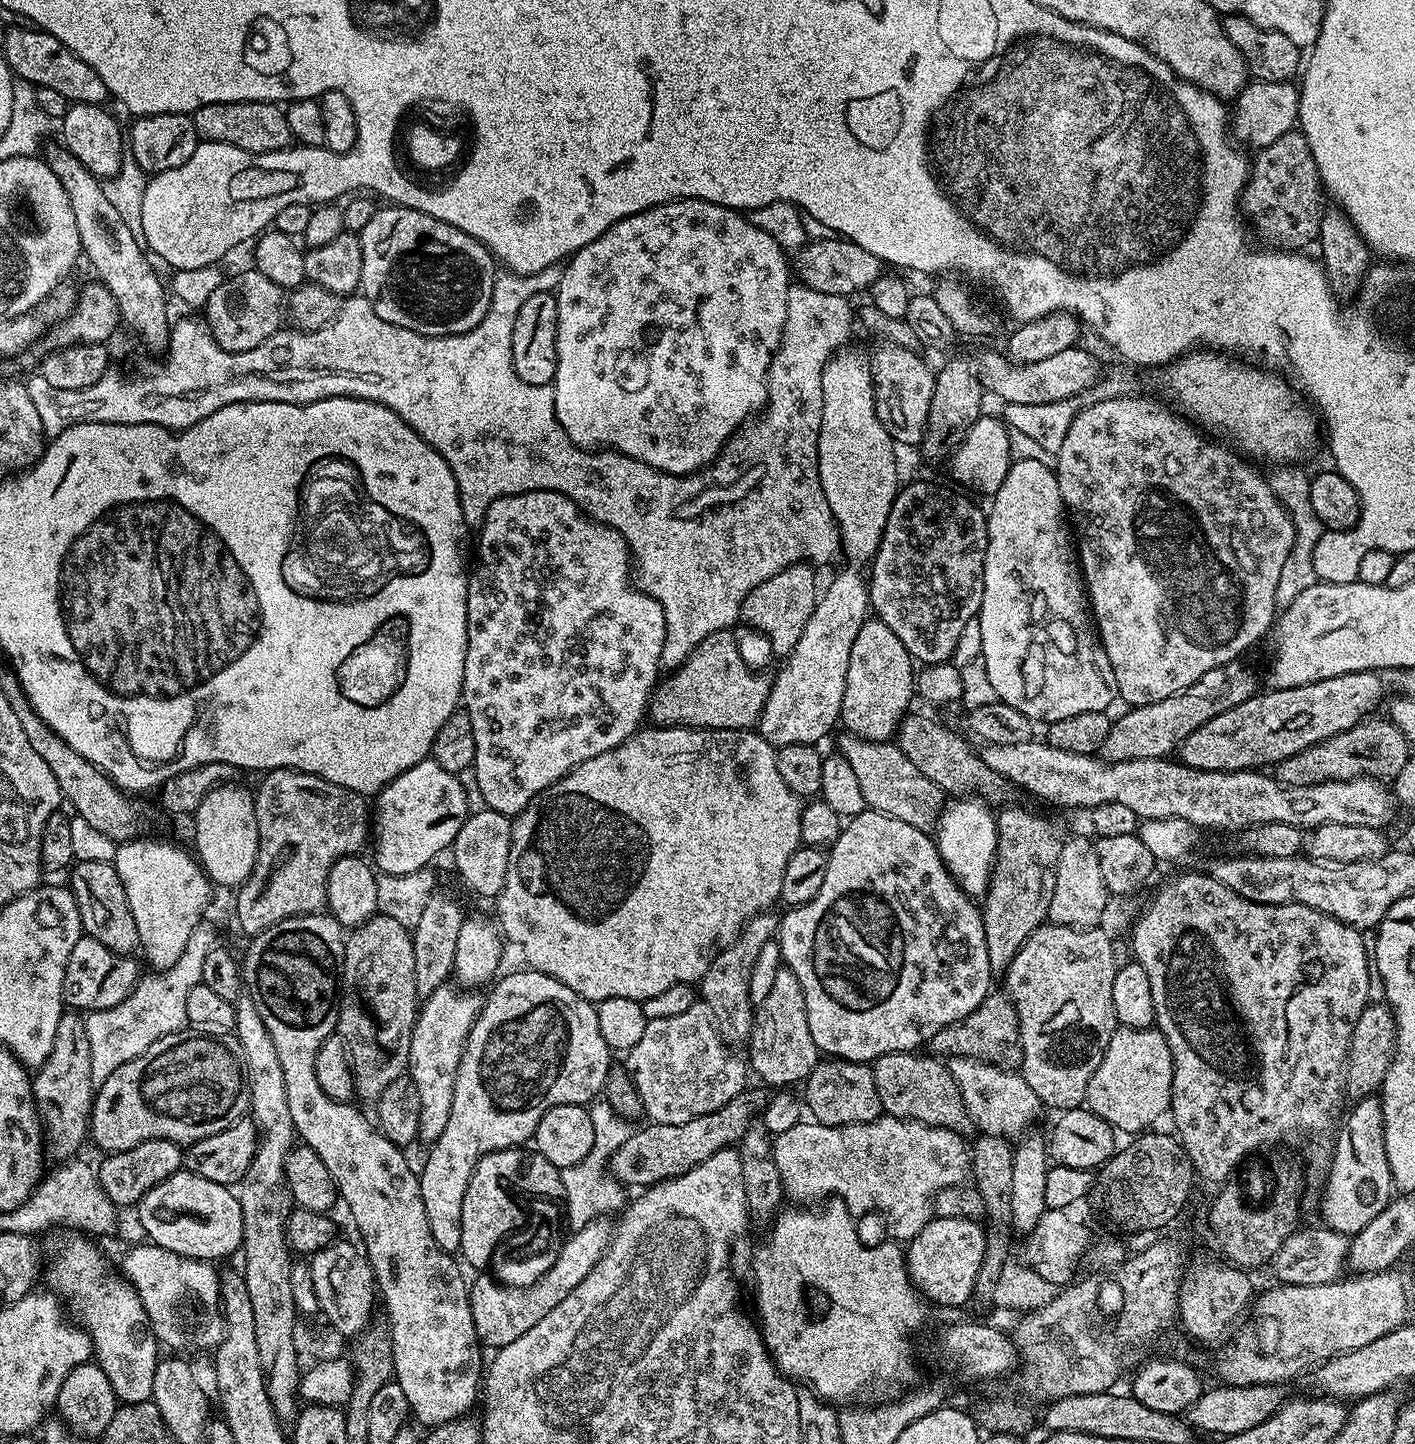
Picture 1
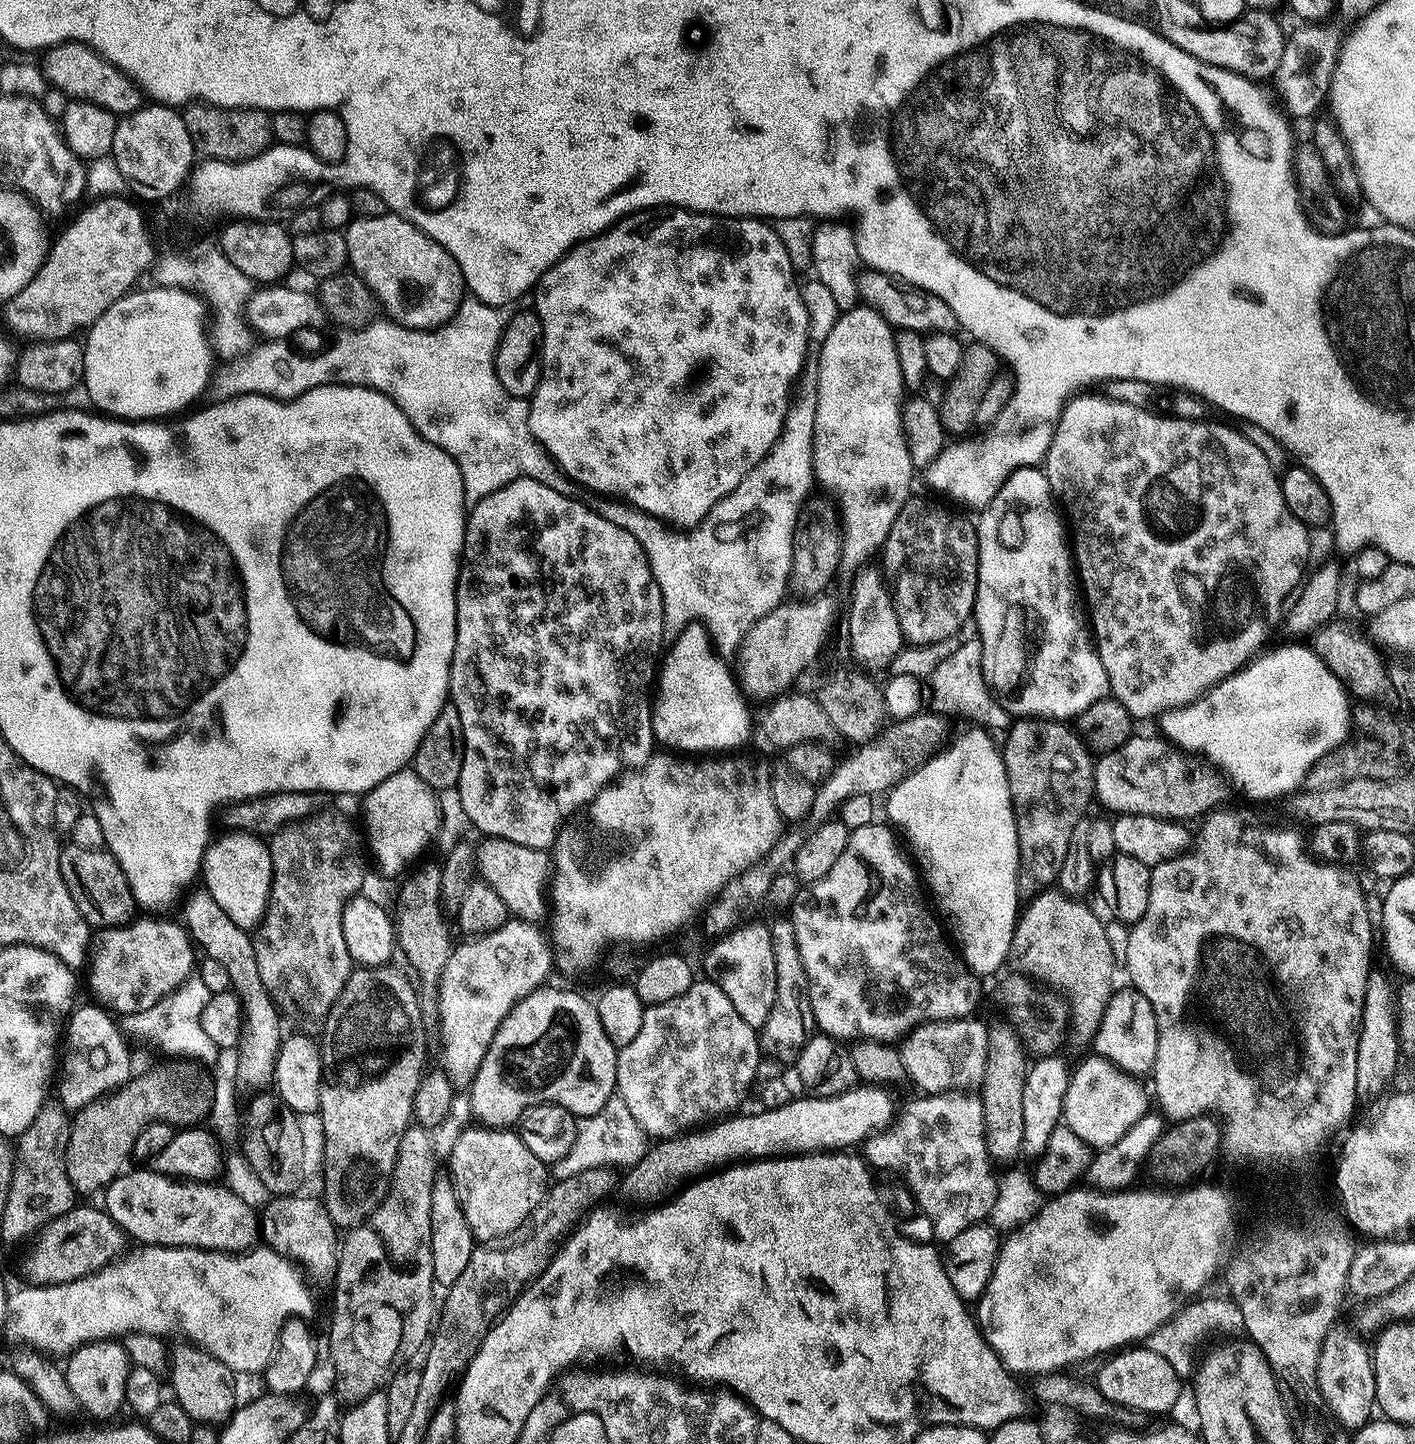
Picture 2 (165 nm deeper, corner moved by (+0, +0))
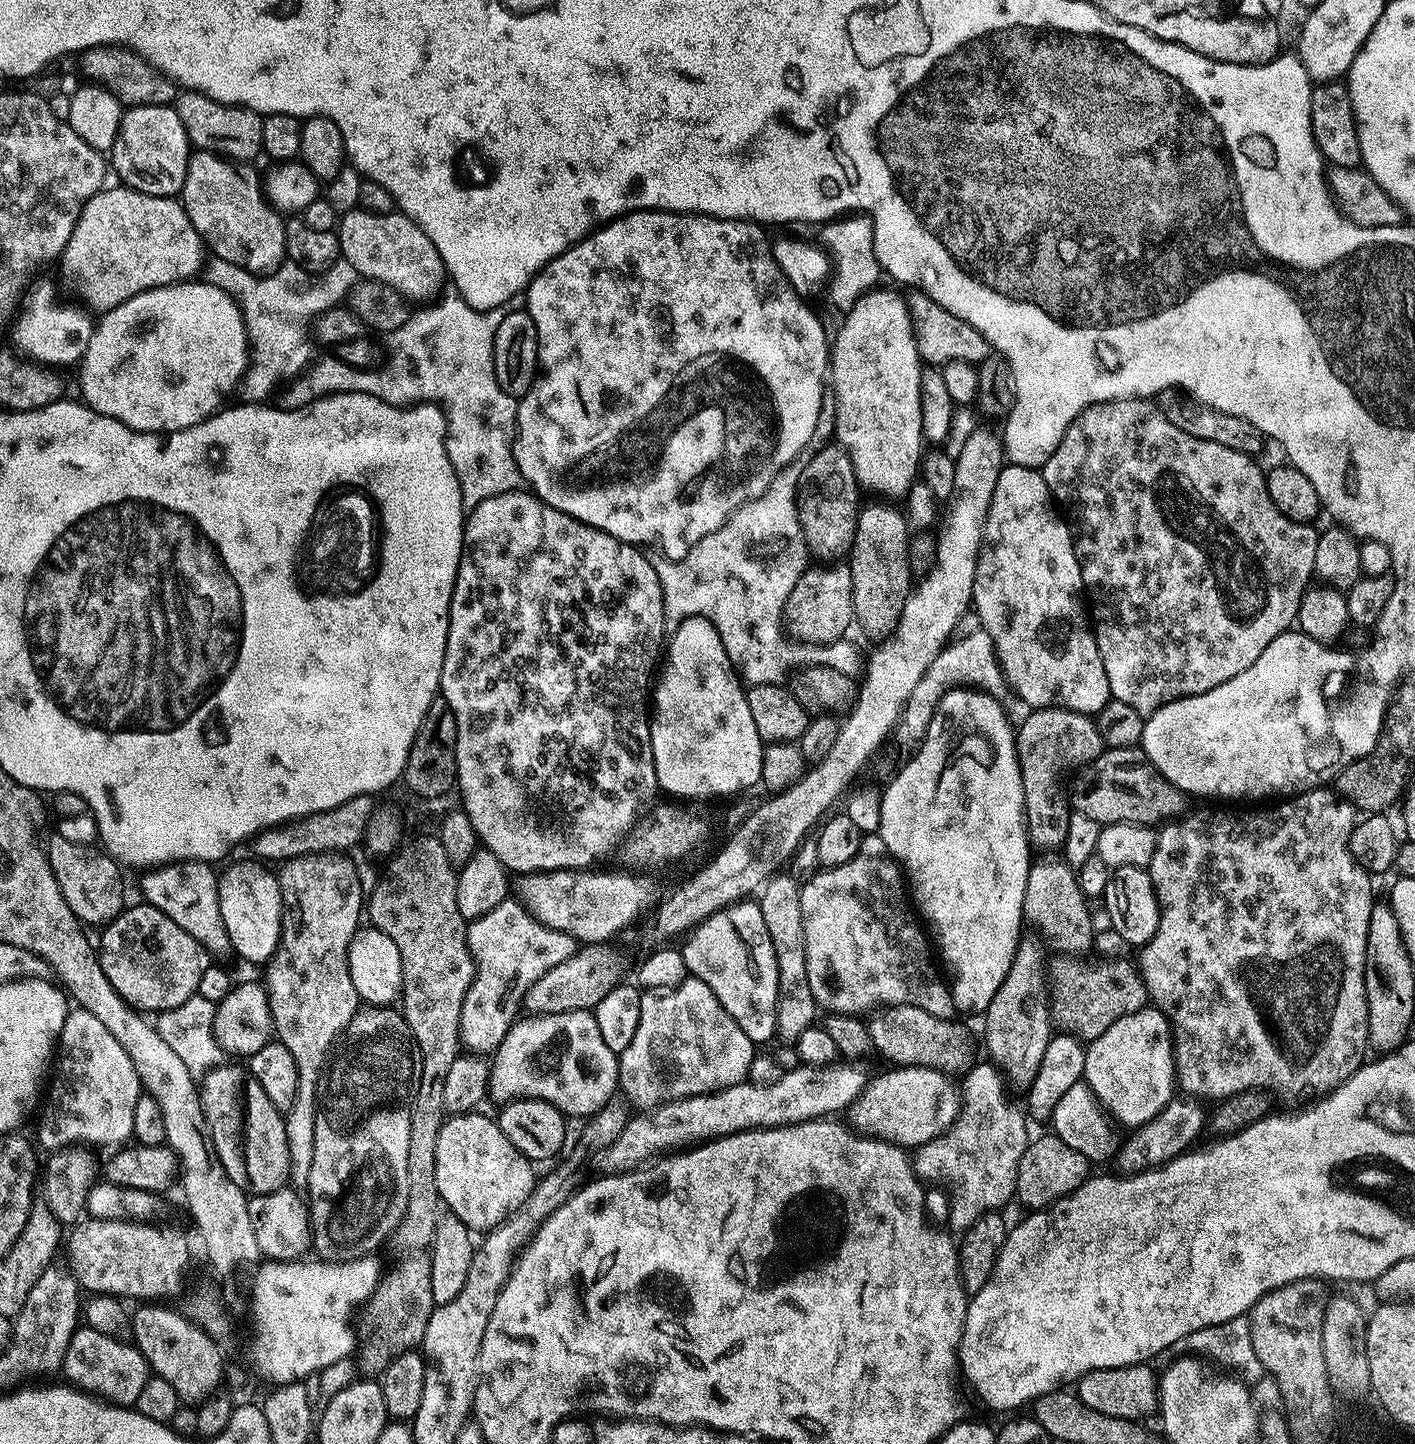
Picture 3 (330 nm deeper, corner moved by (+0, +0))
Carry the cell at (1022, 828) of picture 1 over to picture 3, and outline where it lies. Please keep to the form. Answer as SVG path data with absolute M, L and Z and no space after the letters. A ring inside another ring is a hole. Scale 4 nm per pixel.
M1038 708L1016 729L1016 757L1020 763L1020 777L1024 787L1024 814L1028 838L1033 845L1063 845L1068 833L1070 808L1060 801L1056 783L1064 768L1075 769L1097 760L1106 751L1104 738L1097 721L1091 715L1069 708Z

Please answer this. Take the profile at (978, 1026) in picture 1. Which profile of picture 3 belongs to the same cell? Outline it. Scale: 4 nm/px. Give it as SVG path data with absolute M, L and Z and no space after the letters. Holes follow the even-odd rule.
M1072 954L1060 964L1060 973L1055 973L1054 976L1054 999L1051 1001L1050 1007L1052 1009L1052 1015L1054 1017L1054 1024L1061 1033L1075 1036L1077 1040L1081 1042L1091 1042L1097 1040L1102 1034L1106 1034L1106 1030L1110 1030L1110 1026L1114 1026L1114 1022L1118 1022L1118 1018L1126 1018L1134 1014L1135 1012L1141 1012L1144 1008L1149 1007L1150 995L1147 986L1144 985L1144 980L1140 977L1140 969L1135 963L1132 964L1128 960L1084 960L1088 958L1081 958L1079 955Z

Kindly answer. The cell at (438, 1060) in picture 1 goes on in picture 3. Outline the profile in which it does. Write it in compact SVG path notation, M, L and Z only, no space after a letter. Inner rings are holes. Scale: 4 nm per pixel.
M509 898L502 901L490 914L482 914L467 925L468 946L476 963L476 976L465 996L460 1015L462 1044L472 1054L492 1054L506 1038L506 1034L517 1021L516 1011L521 1011L526 990L562 962L575 955L578 941L566 932L559 932L540 923L519 899Z

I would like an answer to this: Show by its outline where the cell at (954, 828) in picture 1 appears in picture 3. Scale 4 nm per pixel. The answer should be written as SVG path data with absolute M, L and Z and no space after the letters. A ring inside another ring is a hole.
M959 686L952 688L938 702L934 718L926 730L924 740L911 753L912 761L893 778L882 792L882 822L878 835L884 843L883 851L897 861L906 873L906 884L910 889L910 900L918 913L919 919L930 929L934 937L934 944L940 947L940 956L948 963L952 971L950 979L950 991L952 1002L957 1013L977 1012L983 1014L988 1011L994 994L998 994L998 986L1006 978L1006 970L1010 970L1010 962L1014 962L1016 947L1022 935L1020 920L1025 919L1024 895L1026 894L1026 882L1028 881L1028 825L1024 814L1024 787L1020 777L1020 763L1016 757L1016 734L1013 724L1004 713L1004 708L997 702L989 692L985 692L975 686Z

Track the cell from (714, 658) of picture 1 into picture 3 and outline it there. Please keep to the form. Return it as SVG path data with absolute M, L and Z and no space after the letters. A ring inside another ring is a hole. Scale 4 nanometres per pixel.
M820 562L817 565L817 568L805 568L794 590L790 590L784 615L793 637L810 643L832 644L841 639L846 633L844 631L854 624L852 569L844 562Z

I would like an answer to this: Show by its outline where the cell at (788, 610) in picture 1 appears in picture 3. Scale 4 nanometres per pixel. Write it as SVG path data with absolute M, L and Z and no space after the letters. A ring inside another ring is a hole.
M831 442L825 448L820 448L808 461L803 461L800 469L800 483L796 489L796 509L800 519L800 528L804 532L804 541L808 543L809 553L824 562L832 562L837 558L844 558L851 553L856 523L860 517L862 507L862 489L856 480L856 471L852 465L848 451L840 447L839 443Z

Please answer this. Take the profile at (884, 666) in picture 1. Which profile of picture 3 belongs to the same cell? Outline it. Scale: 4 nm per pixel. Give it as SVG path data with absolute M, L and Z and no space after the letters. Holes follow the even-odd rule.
M868 503L861 507L850 553L854 620L875 638L891 633L896 627L914 588L912 564L908 561L908 534L908 518L899 507L896 509L888 504Z

